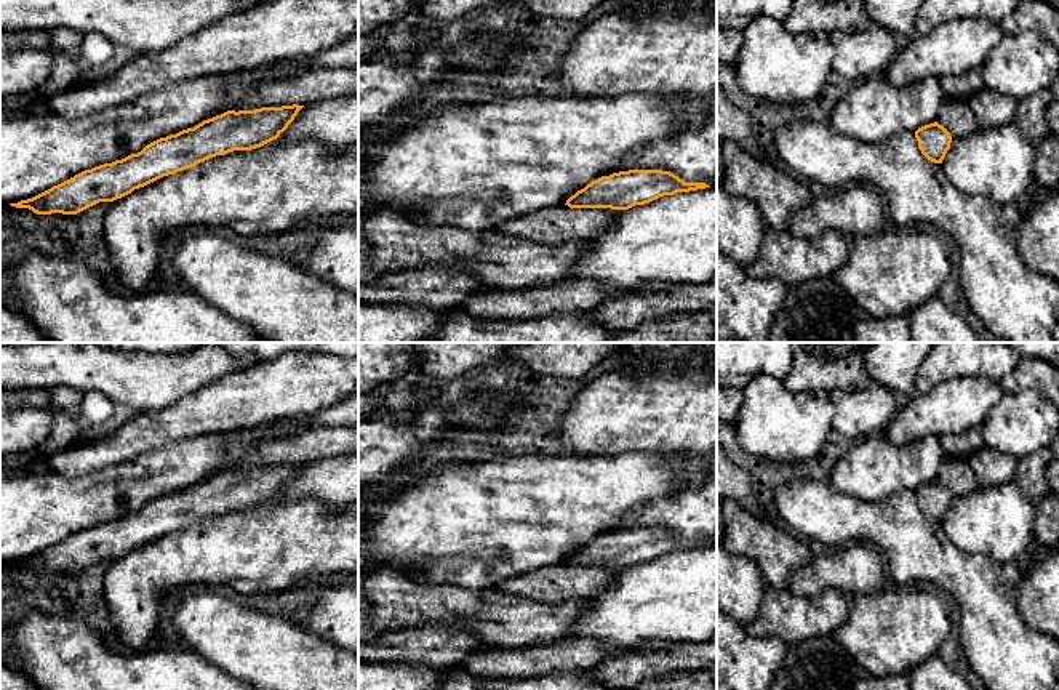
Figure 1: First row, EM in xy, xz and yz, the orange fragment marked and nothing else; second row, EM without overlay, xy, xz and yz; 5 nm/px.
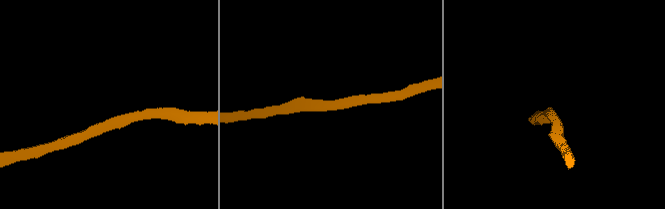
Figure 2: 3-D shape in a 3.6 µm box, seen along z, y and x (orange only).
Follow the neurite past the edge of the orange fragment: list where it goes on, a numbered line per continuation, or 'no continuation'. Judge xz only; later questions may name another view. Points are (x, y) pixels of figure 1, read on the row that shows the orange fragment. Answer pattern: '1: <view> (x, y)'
no continuation

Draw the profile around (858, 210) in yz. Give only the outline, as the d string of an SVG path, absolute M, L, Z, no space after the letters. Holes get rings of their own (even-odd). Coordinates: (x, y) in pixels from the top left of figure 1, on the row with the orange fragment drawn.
M853 184L814 197L809 207L792 215L789 231L814 239L827 231L872 235L885 231L883 194L869 184Z

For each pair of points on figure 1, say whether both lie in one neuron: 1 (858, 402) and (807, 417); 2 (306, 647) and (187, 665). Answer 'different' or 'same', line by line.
1: different
2: different

